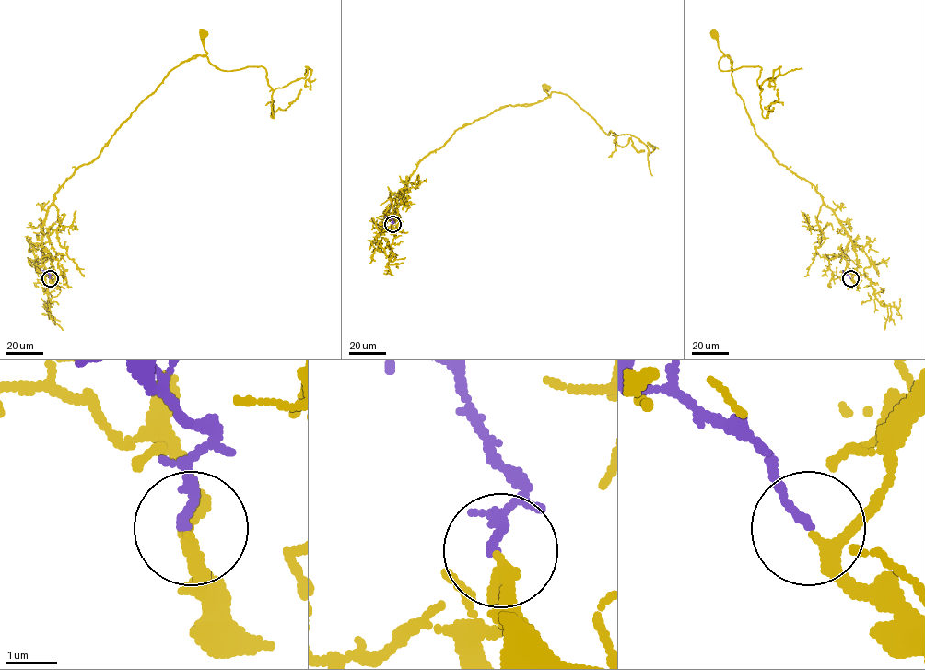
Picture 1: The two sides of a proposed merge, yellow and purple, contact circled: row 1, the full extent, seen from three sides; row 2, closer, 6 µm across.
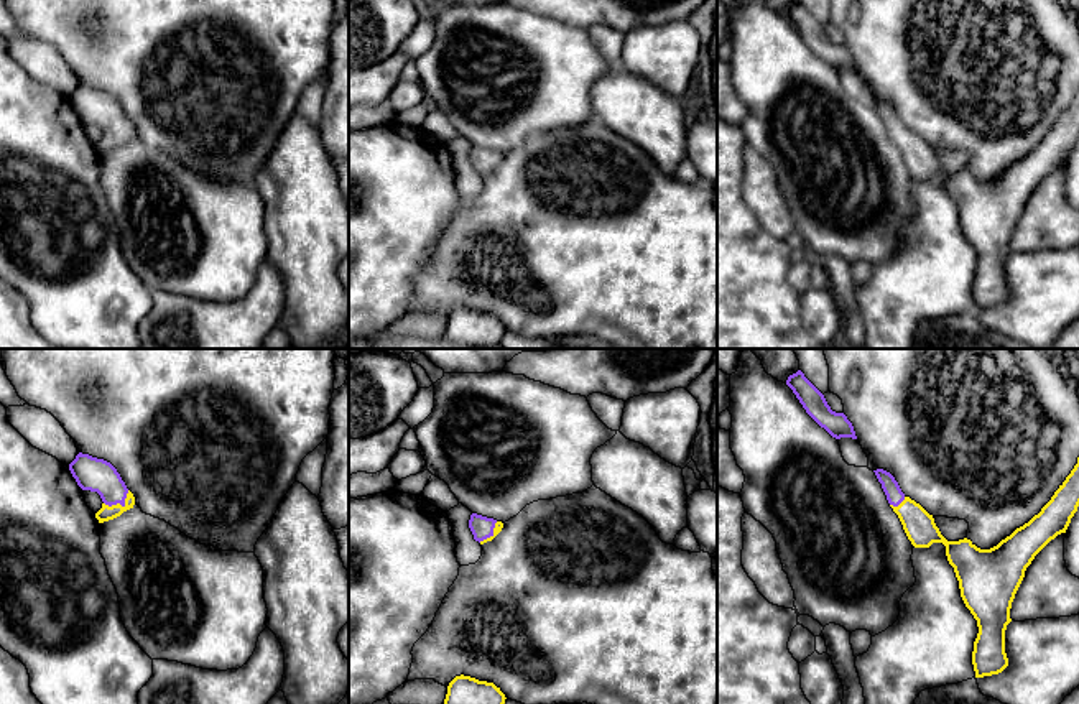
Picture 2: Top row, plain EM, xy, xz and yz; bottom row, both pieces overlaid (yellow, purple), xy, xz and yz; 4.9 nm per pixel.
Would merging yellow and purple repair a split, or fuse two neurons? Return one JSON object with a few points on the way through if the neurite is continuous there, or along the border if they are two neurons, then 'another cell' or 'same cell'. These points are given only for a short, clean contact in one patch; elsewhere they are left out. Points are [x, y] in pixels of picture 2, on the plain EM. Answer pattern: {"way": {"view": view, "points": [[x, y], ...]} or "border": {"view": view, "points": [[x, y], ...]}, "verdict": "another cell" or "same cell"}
{"way": {"view": "xy", "points": [[106, 145], [120, 137], [92, 106]]}, "verdict": "same cell"}

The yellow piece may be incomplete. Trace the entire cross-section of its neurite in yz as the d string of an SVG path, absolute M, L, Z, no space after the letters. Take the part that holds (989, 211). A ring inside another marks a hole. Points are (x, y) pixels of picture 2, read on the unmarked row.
M1079 89L1041 143L990 181L980 181L967 169L947 173L933 146L906 128L890 104L883 100L873 104L911 176L915 179L929 179L933 174L946 178L961 229L979 258L972 283L975 309L1002 304L1008 298L1005 262L1012 253L1012 234L1025 202L1051 171L1066 164L1077 143Z

